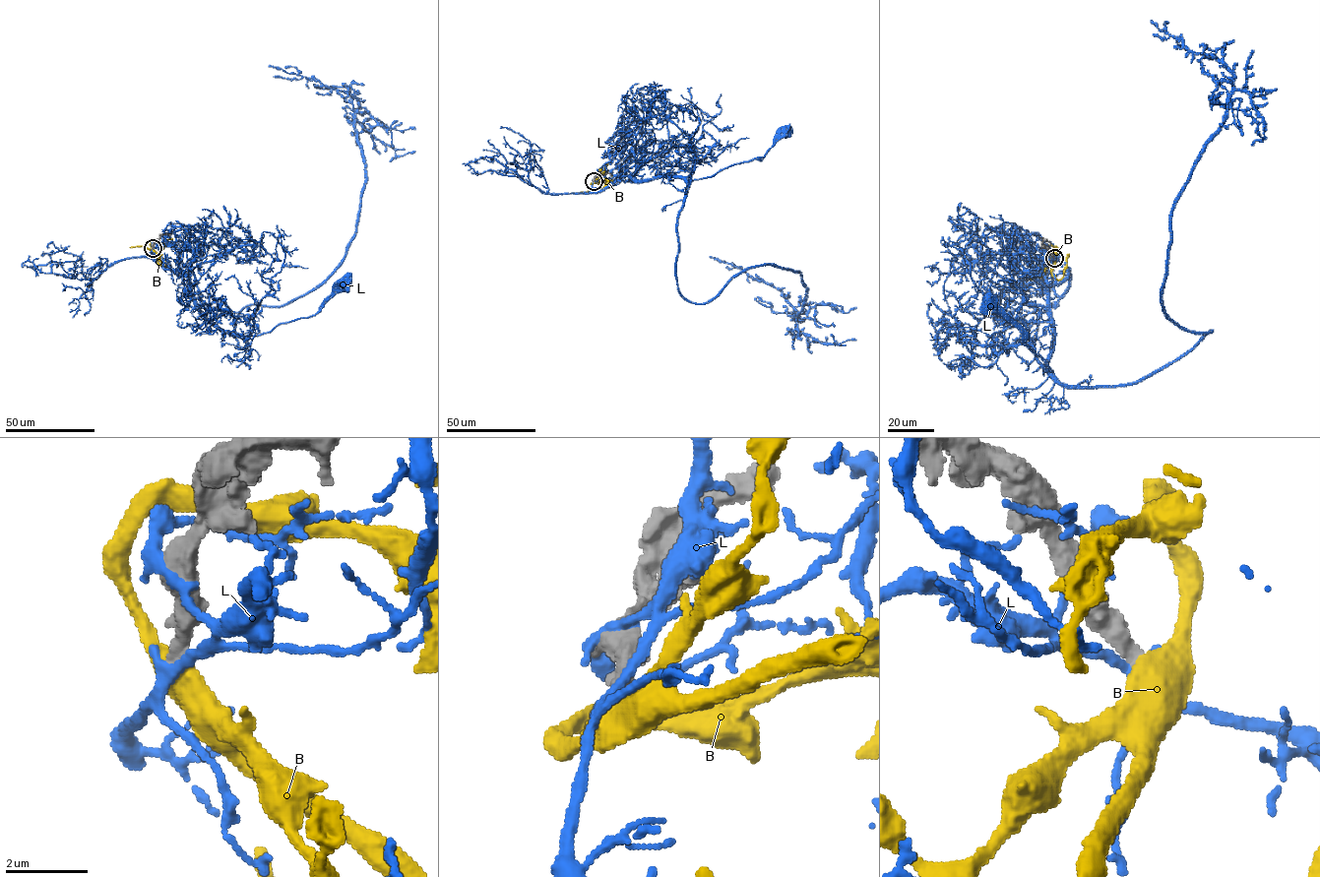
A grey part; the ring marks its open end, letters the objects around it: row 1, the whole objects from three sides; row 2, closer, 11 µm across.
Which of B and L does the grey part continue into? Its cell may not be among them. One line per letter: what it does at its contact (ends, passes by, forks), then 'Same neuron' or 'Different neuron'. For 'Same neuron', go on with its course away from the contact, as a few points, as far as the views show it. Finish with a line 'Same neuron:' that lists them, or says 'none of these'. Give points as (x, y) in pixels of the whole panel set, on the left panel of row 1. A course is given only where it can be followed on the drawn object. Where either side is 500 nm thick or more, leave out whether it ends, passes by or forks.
B: Different neuron
L: It passes by. Different neuron
Same neuron: none of these

